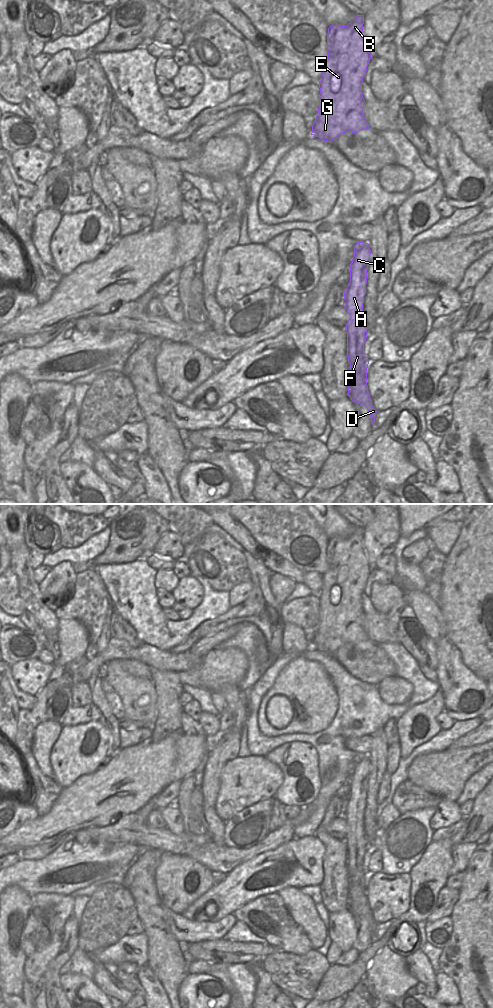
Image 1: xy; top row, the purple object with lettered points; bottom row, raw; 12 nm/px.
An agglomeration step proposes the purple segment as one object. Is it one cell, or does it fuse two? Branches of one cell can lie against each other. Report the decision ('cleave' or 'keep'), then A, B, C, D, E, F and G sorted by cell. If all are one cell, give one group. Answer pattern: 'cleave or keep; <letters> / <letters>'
cleave; A C / B D E F G

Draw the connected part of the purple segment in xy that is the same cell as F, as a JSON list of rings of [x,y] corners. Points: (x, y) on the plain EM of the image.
[[[348,798],[344,804],[343,818],[350,828],[346,836],[347,868],[350,876],[348,886],[348,908],[353,914],[367,920],[371,934],[374,936],[377,923],[372,917],[372,912],[367,898],[367,880],[369,873],[364,866],[364,855],[367,851],[367,841],[364,828],[359,827],[357,820],[347,815]]]

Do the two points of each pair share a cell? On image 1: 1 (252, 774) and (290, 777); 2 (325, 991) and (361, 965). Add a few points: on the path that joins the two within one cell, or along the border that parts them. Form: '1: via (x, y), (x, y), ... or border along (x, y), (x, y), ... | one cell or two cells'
1: border along (267, 759), (282, 772), (282, 783), (274, 796) | two cells
2: via (334, 983), (352, 974) | one cell

